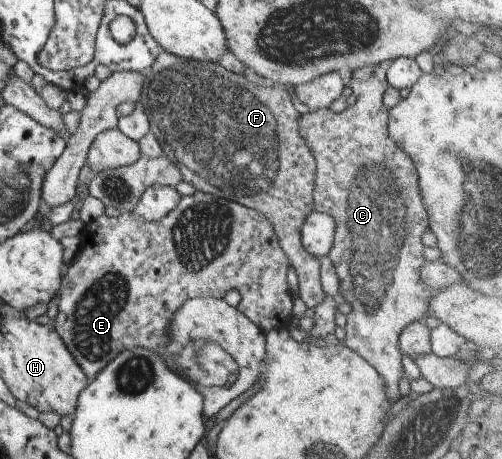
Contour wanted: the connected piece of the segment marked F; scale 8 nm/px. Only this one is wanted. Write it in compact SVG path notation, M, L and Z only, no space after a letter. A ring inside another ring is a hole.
M163 50L144 72L144 76L138 101L143 104L150 131L158 140L164 156L177 166L182 180L191 184L195 191L238 202L267 218L280 249L295 270L299 298L306 308L315 308L319 302L323 302L325 294L320 284L319 259L305 252L300 241L301 224L312 211L315 161L312 150L299 134L299 113L293 107L287 85L256 86L244 75L225 70L219 64L185 60Z

